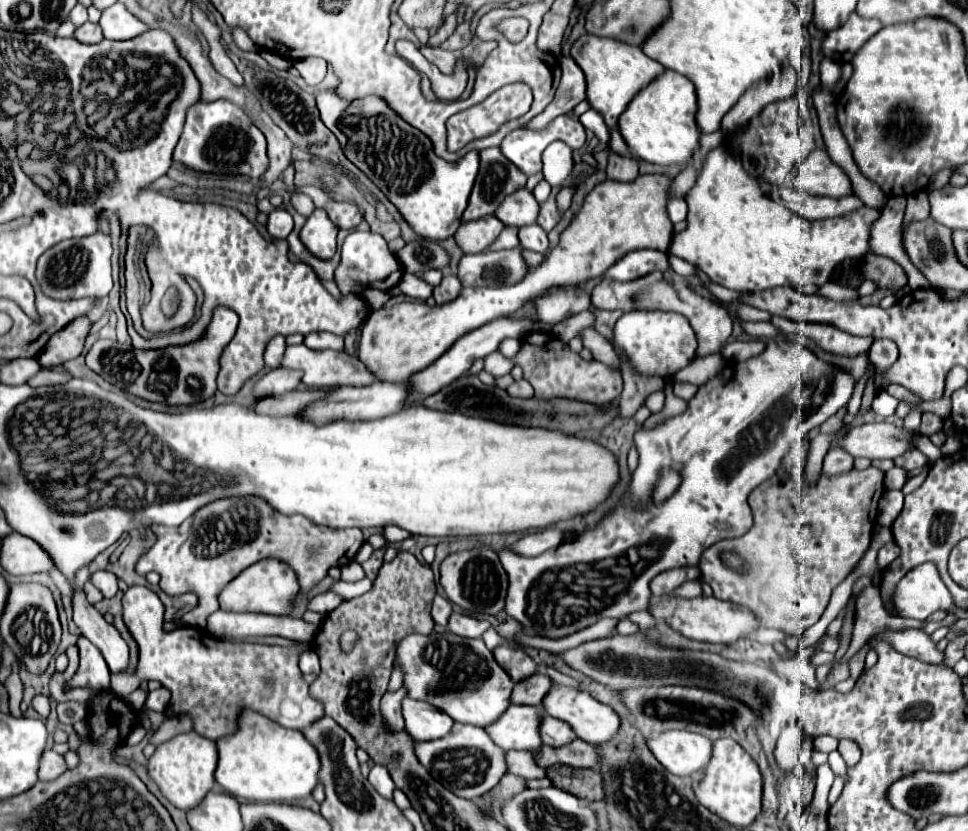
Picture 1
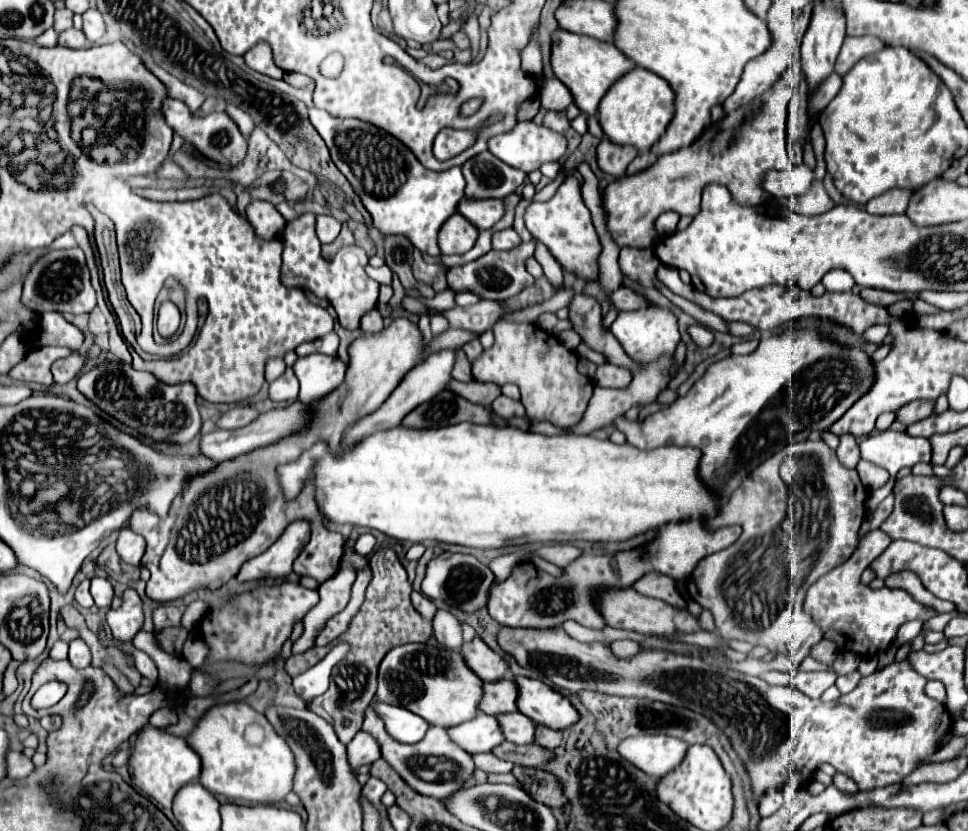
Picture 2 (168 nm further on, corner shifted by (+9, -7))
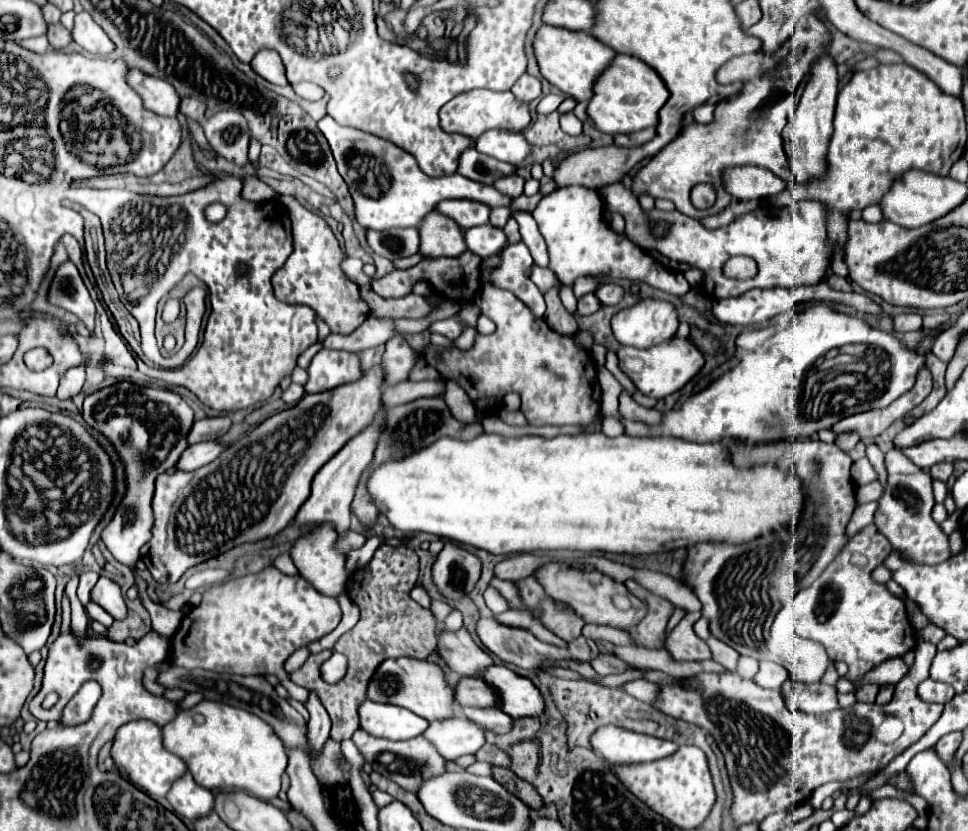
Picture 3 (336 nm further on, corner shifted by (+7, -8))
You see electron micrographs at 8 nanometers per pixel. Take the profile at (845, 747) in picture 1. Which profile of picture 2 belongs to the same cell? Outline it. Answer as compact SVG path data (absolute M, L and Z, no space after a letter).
M837 772L837 776L833 778L833 784L837 784L837 788L839 788L841 792L857 794L857 784L855 784L851 778L847 778L845 774L839 774L839 772Z

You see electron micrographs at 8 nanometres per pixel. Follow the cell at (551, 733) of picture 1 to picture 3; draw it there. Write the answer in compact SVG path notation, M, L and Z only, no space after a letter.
M465 707L463 715L469 717L471 721L479 723L481 727L497 733L497 735L505 735L505 733L509 733L513 729L513 717L509 717L501 709L483 711L483 709L475 709L475 707Z

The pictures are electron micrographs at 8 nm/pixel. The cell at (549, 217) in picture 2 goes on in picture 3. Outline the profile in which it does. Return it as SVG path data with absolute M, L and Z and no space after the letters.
M569 185L545 195L531 213L549 247L551 271L563 285L571 287L579 277L599 277L643 281L673 295L685 295L691 289L683 273L667 271L665 267L655 263L655 259L643 253L635 243L621 235L615 235L615 231L605 223L603 211L605 207L597 191L581 185Z

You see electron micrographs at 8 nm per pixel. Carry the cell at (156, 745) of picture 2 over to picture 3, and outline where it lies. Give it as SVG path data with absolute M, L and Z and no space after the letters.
M131 721L123 725L115 735L111 757L115 765L127 773L131 783L137 785L141 791L149 793L149 797L165 797L171 785L187 773L185 761L163 747L161 727L151 721Z

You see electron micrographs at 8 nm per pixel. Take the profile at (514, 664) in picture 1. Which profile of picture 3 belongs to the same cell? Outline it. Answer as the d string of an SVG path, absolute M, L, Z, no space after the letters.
M467 629L457 633L443 631L443 635L439 635L437 651L451 667L451 671L461 677L479 677L483 669L493 665L491 655L471 639Z

